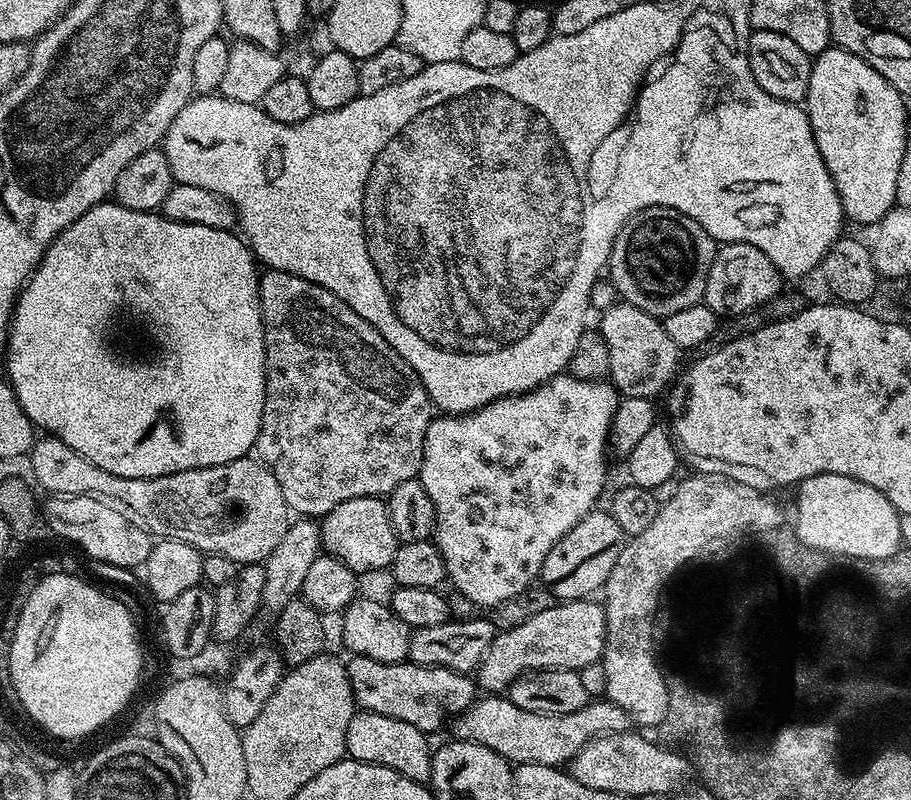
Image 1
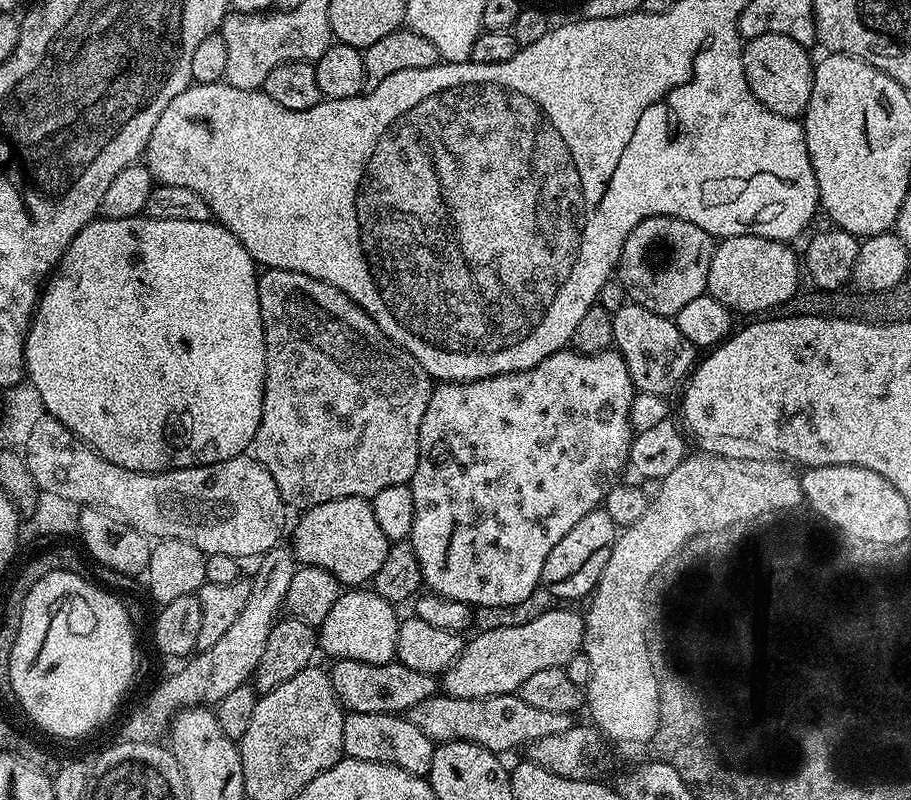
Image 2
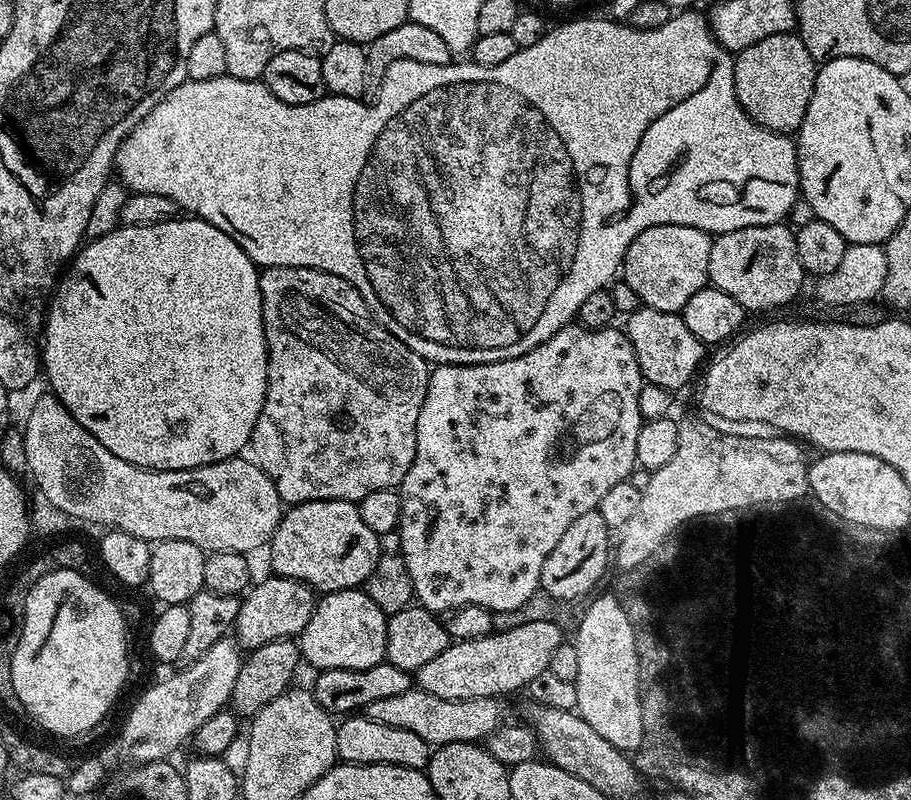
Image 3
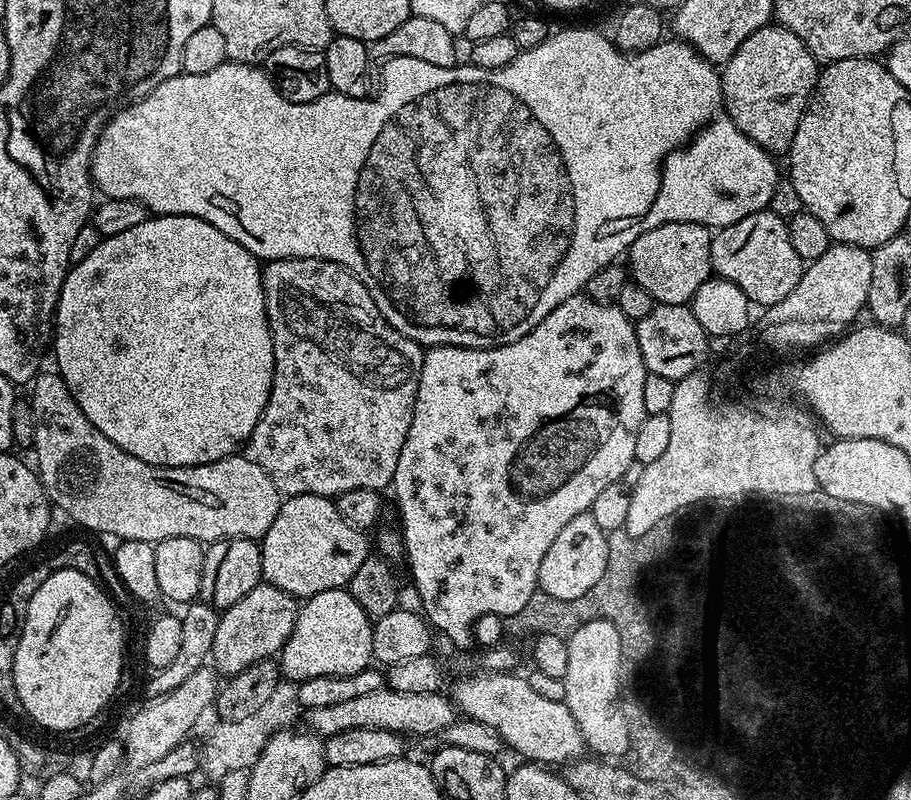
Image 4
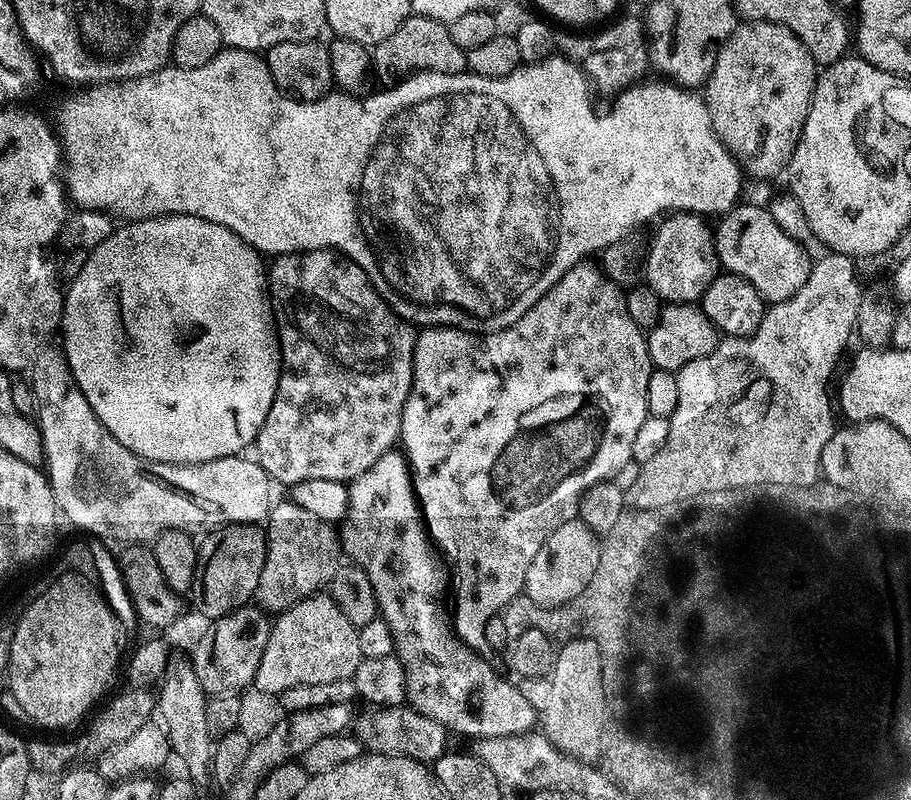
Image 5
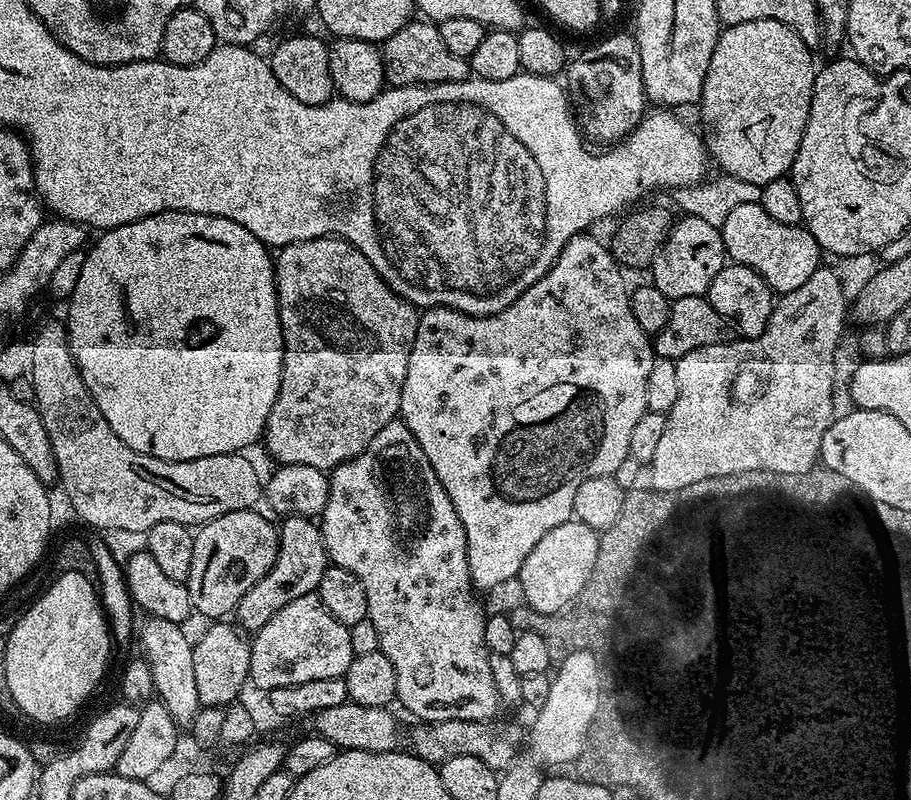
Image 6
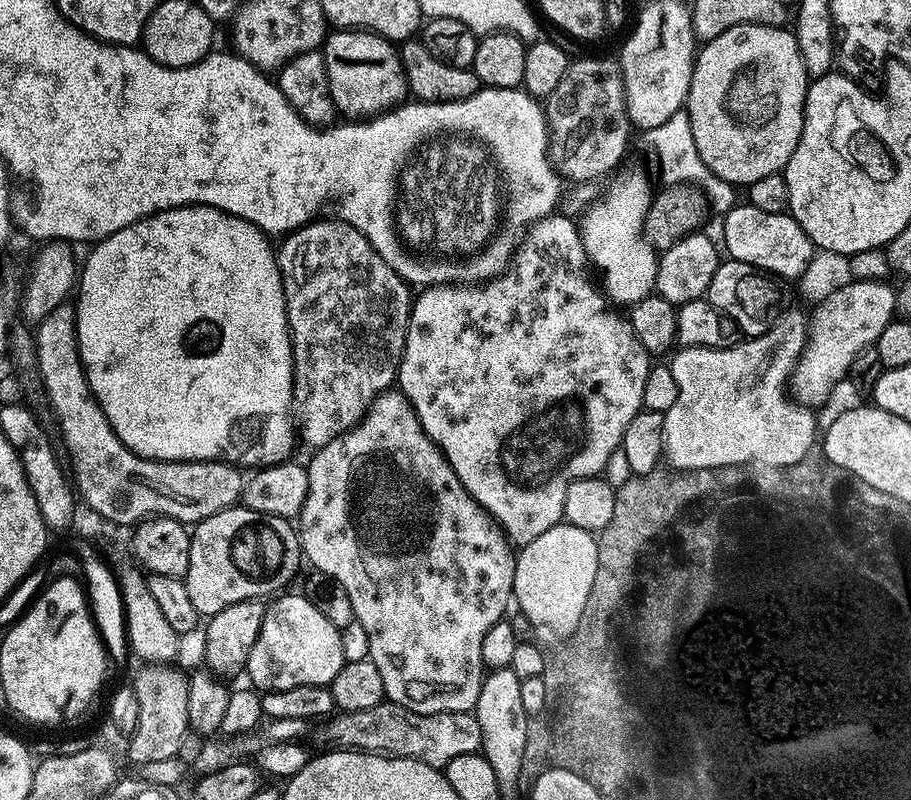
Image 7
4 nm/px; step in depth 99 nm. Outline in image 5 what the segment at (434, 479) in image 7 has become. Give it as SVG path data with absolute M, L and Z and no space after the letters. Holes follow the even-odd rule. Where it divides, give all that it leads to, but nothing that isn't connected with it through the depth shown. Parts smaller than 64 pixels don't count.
M403 451L388 452L366 474L351 481L348 515L342 524L342 546L347 555L349 552L352 555L349 557L366 570L380 603L379 615L384 617L396 636L396 652L408 674L406 700L411 707L436 719L451 733L462 732L471 738L521 736L537 727L536 708L526 702L519 687L499 676L474 649L467 648L456 637L457 629L449 613L440 609L440 594L446 588L446 574L440 570L441 559L430 543L420 515L420 505L416 503L416 492L412 489L410 469Z

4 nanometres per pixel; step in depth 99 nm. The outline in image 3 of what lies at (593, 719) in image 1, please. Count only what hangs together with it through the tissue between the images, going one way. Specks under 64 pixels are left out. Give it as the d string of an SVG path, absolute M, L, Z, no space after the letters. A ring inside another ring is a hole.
M415 686L408 688L406 694L393 694L390 698L381 698L379 702L370 702L366 715L382 726L398 726L402 730L414 730L430 746L462 742L484 742L496 728L502 724L499 699L487 696L477 700L447 700L434 694L426 694Z

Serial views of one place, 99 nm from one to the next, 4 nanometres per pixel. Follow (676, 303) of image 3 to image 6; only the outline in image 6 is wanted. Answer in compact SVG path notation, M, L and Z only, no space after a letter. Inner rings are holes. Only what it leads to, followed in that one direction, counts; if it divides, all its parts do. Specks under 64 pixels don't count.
M684 214L673 223L668 241L652 259L650 280L671 301L691 296L707 296L710 282L714 282L718 270L722 270L725 263L724 239L719 227L704 222L702 218Z

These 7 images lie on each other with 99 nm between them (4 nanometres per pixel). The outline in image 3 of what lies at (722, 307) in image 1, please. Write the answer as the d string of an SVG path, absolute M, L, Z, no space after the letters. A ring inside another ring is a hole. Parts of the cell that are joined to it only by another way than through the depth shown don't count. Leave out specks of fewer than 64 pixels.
M781 222L719 233L710 246L708 278L711 287L726 290L749 313L768 312L790 303L806 281L802 262L798 262L795 231Z

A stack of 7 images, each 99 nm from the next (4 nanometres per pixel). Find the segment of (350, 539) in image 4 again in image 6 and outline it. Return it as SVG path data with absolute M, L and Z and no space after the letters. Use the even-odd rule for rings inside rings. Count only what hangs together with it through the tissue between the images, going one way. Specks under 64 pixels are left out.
M285 516L278 531L280 553L275 566L265 574L262 582L254 582L254 586L250 586L246 594L242 594L242 602L238 602L234 613L239 627L252 634L266 626L266 622L270 622L270 618L274 618L274 614L278 614L282 606L294 602L294 598L302 598L315 592L318 582L322 582L322 574L330 566L320 525L315 519L306 516Z

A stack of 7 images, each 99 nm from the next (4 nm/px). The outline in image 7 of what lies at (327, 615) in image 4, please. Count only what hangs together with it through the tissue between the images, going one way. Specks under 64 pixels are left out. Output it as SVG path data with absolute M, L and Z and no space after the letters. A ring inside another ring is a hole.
M283 596L267 605L254 650L250 650L246 673L252 679L249 680L251 687L273 692L290 690L290 686L331 685L338 670L342 670L346 663L340 629L334 626L334 622L329 622L307 596Z

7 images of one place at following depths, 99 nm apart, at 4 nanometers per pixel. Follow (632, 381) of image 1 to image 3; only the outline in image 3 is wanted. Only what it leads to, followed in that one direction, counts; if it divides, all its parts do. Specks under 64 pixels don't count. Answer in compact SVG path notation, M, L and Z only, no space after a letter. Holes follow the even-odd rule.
M641 306L635 312L627 313L626 320L628 320L626 331L630 338L630 346L634 346L640 375L647 383L677 390L676 388L686 387L691 382L692 375L696 371L697 373L701 371L705 363L705 345L701 344L698 338L694 338L694 334L690 334L690 329L686 327L681 313Z

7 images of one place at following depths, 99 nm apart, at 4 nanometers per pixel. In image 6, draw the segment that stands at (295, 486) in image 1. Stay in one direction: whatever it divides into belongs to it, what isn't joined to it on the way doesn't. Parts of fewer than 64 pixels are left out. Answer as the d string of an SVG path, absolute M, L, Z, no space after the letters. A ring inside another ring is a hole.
M323 236L306 242L294 242L279 249L274 260L276 270L276 297L280 307L280 325L284 339L284 365L278 398L268 415L268 425L264 427L263 443L268 443L268 452L276 459L277 465L297 464L298 466L314 466L331 470L353 460L366 450L366 446L380 430L392 420L397 419L402 398L402 386L406 382L406 366L410 366L410 350L414 346L414 334L418 334L420 312L416 305L402 299L391 286L382 279L378 270L370 266L370 258L362 254L349 242L340 236Z

